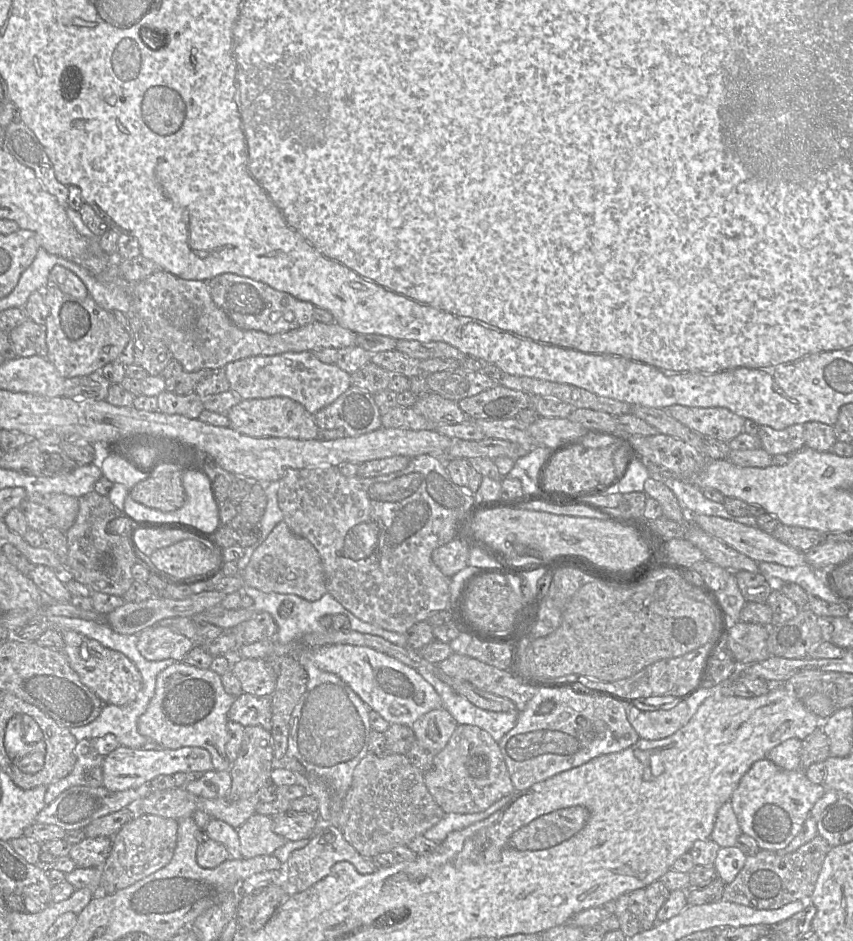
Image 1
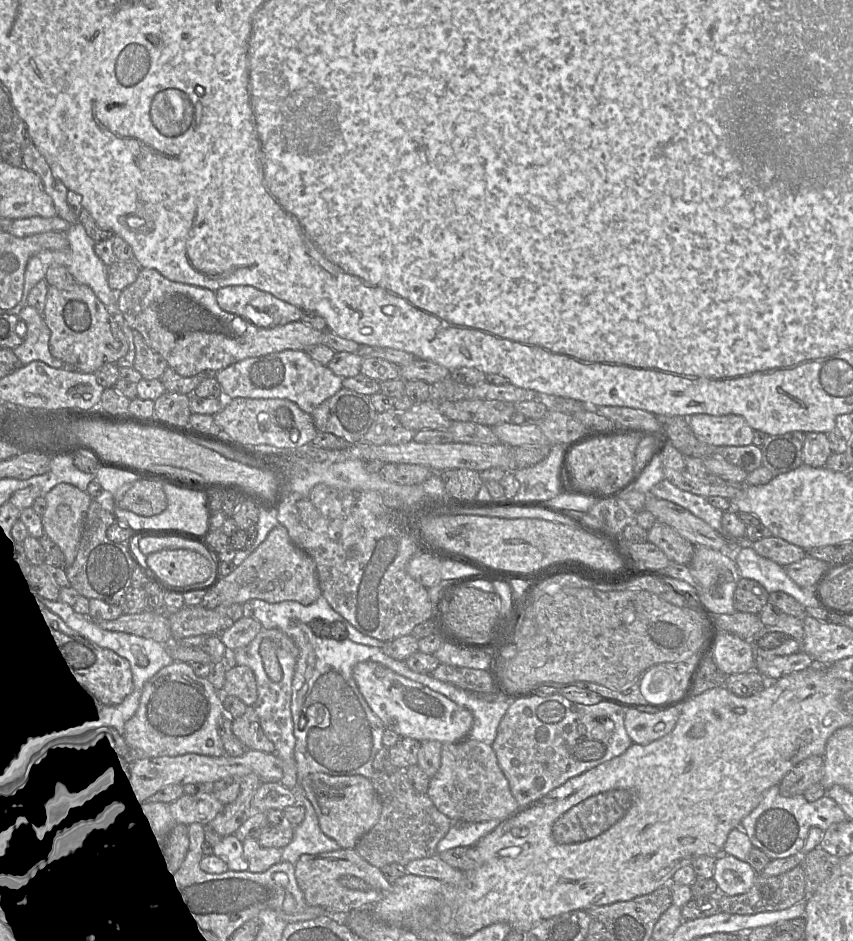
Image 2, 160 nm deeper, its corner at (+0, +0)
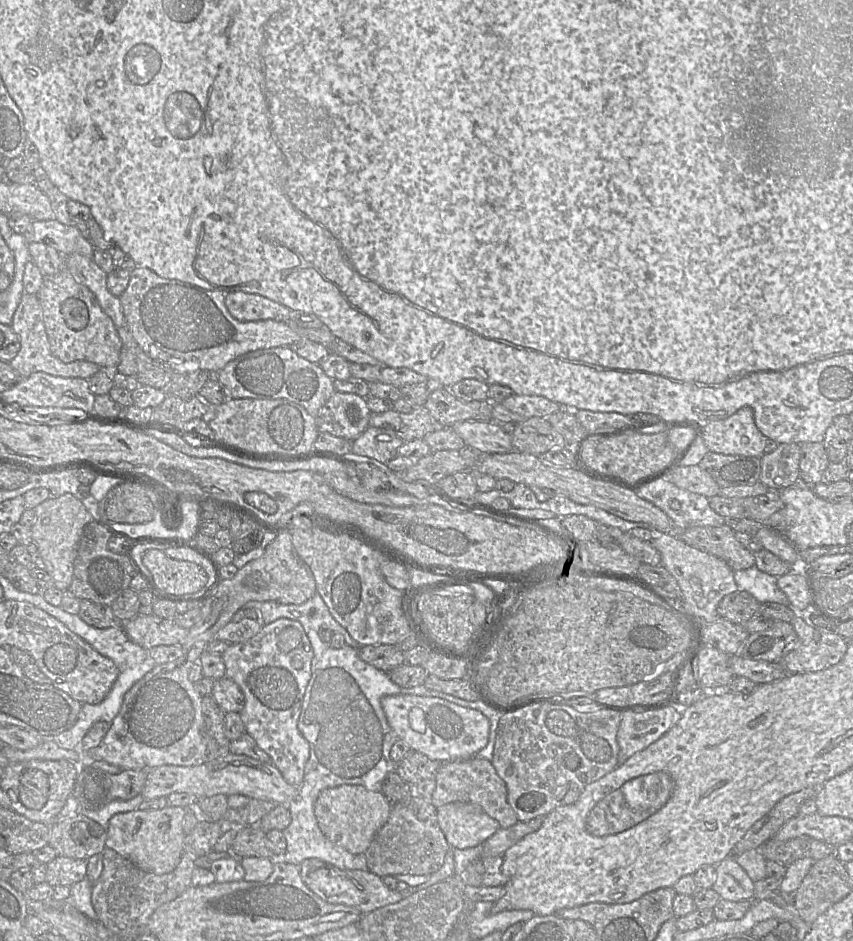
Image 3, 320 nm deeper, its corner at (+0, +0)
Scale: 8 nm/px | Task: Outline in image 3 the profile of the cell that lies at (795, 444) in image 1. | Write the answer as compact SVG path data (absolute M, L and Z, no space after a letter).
M784 443L761 456L760 481L770 490L782 490L799 482L801 444Z

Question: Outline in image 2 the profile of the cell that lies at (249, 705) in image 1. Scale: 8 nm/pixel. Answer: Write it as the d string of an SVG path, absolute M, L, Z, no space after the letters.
M248 706L245 713L232 720L232 732L247 750L274 753L274 744L266 737L258 717L252 706Z

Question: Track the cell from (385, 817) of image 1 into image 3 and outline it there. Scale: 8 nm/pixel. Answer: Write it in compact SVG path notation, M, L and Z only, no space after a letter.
M392 805L387 822L376 833L364 855L368 871L381 878L397 874L431 875L442 867L449 848L437 818L422 821L411 808Z

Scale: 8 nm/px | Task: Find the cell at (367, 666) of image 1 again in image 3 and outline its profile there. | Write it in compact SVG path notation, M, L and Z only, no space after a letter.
M412 694L387 695L381 699L387 721L411 750L440 762L471 758L483 749L489 740L489 719L478 710L453 704L436 697Z

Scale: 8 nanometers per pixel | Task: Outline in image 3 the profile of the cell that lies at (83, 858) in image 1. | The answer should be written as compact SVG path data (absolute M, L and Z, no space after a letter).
M57 856L46 865L46 883L69 886L80 882L87 875L87 860Z

